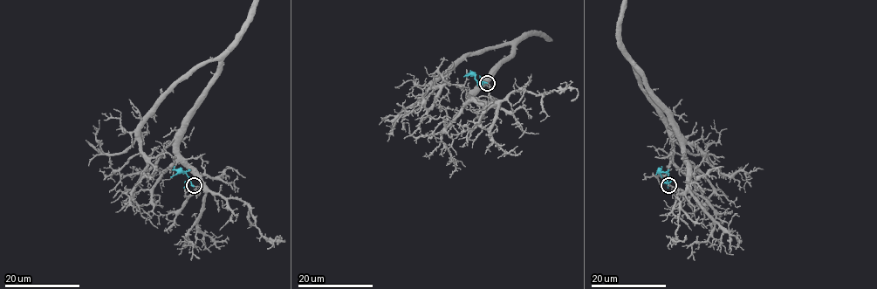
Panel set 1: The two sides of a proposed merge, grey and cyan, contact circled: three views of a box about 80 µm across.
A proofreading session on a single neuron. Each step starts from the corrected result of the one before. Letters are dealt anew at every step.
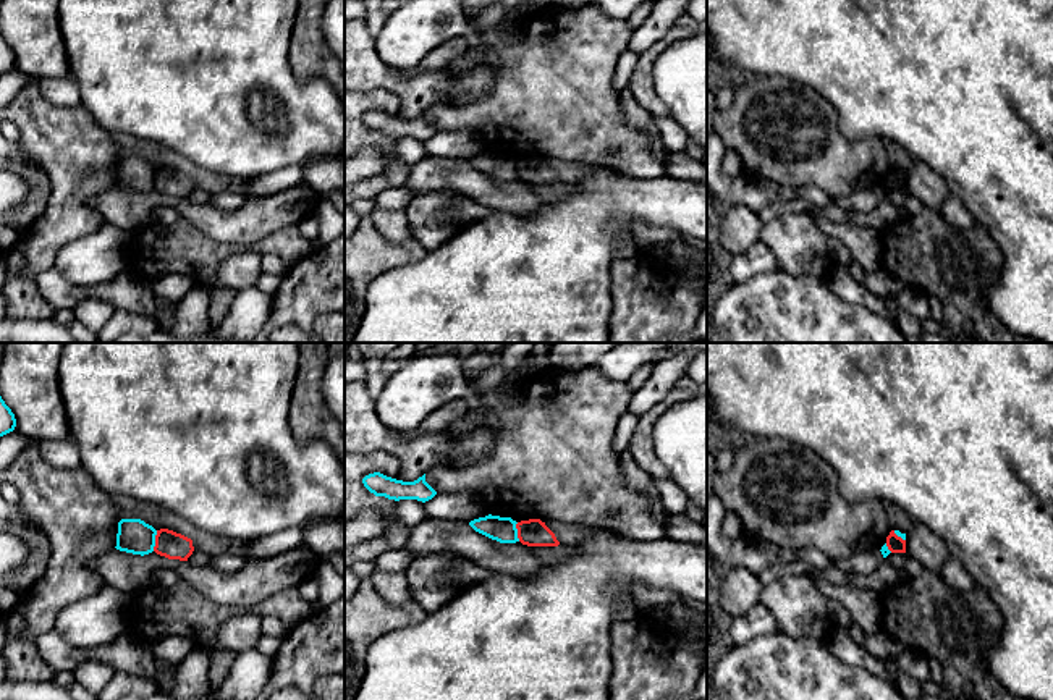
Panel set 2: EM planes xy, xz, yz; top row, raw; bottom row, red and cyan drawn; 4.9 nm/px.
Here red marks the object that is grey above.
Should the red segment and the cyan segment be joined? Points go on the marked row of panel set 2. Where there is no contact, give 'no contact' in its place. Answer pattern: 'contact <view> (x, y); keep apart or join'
contact xy (156, 540); keep apart

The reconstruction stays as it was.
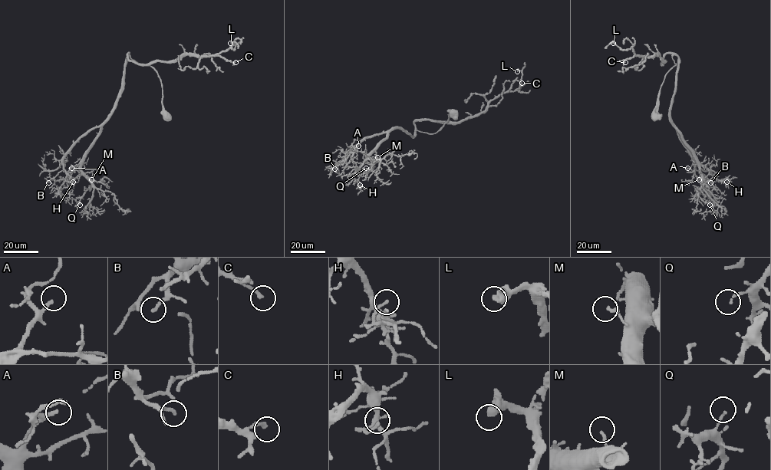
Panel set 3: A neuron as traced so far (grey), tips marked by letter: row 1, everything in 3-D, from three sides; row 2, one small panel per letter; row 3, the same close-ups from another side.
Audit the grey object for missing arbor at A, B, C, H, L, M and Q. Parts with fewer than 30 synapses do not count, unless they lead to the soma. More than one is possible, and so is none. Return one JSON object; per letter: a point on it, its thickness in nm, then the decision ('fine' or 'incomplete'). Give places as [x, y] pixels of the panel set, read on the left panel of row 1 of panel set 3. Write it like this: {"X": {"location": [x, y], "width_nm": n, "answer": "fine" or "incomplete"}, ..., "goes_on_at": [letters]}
{"A": {"location": [71, 168], "width_nm": 200, "answer": "fine"}, "B": {"location": [48, 182], "width_nm": 170, "answer": "fine"}, "C": {"location": [235, 62], "width_nm": 200, "answer": "fine"}, "H": {"location": [73, 182], "width_nm": 130, "answer": "fine"}, "L": {"location": [230, 43], "width_nm": 550, "answer": "fine"}, "M": {"location": [91, 179], "width_nm": 170, "answer": "fine"}, "Q": {"location": [80, 205], "width_nm": 120, "answer": "fine"}, "goes_on_at": []}

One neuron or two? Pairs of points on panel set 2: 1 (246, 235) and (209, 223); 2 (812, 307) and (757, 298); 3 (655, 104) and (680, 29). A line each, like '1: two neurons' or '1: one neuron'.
1: one neuron
2: one neuron
3: one neuron

